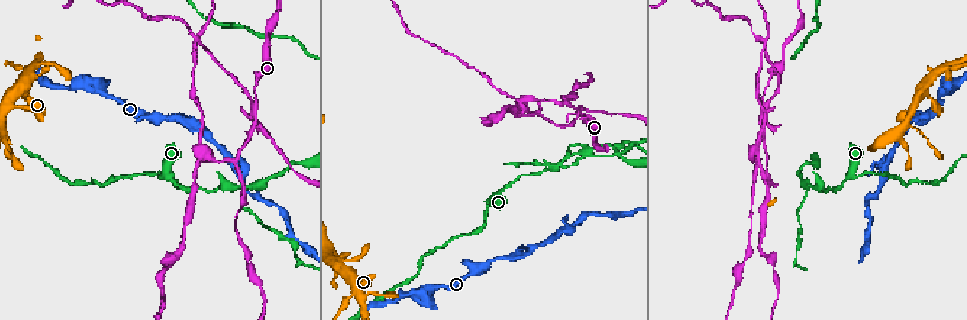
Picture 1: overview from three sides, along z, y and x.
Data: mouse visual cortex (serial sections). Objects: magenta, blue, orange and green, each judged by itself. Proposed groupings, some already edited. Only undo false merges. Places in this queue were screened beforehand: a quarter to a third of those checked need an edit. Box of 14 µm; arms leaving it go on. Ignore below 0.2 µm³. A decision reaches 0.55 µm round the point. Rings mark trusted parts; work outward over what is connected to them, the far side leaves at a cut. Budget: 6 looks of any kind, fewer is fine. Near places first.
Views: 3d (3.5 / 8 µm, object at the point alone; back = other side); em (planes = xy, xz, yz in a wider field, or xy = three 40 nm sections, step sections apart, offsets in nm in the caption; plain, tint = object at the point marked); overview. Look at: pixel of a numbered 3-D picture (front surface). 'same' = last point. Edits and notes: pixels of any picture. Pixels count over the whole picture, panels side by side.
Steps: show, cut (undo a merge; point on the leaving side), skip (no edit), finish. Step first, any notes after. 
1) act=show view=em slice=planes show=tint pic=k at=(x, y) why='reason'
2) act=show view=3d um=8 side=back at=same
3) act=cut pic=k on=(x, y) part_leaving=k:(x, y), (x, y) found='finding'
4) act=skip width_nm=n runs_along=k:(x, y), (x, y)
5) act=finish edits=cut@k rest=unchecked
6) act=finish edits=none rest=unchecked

act=show view=3d um=8 pic=1 at=(606, 213) why='a narrow waist'

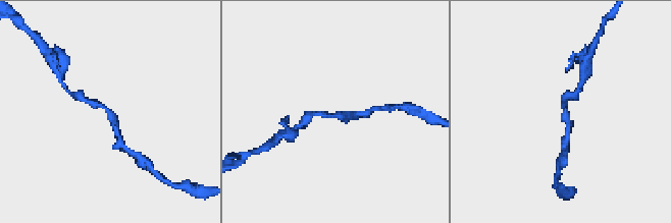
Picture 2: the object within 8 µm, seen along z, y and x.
act=show view=em slice=xy step=1 show=tint pic=2 at=(102, 105)

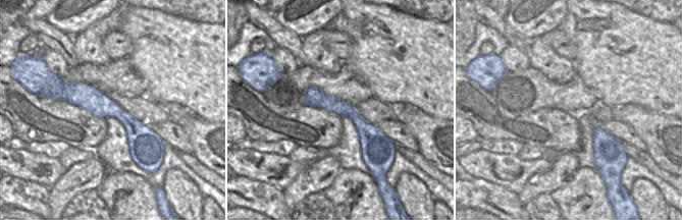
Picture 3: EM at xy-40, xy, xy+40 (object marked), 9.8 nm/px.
act=skip runs_along=3:(60, 95), (86, 96), (155, 138) found='one cell here'

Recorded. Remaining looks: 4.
act=show view=em slice=xy step=3 show=tint pic=1 at=(160, 177) why='sharp bend'

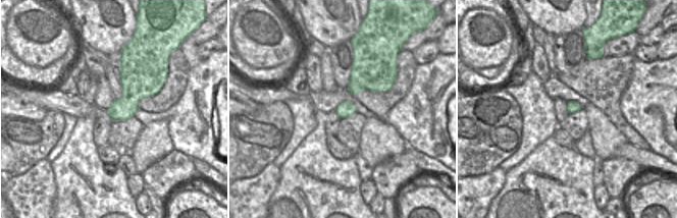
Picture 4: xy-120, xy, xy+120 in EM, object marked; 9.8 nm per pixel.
act=show view=3d um=3.5 at=same why='wider look'

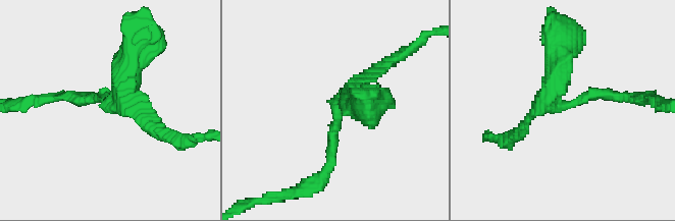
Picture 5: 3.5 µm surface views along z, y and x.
act=skip arm_widths_nm=150,200,400 runs_along=5:(358, 102), (336, 104), (320, 177) found='continuous, no second cell'

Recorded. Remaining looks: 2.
act=show view=3d um=3.5 pic=1 at=(808, 185) why='branch point'

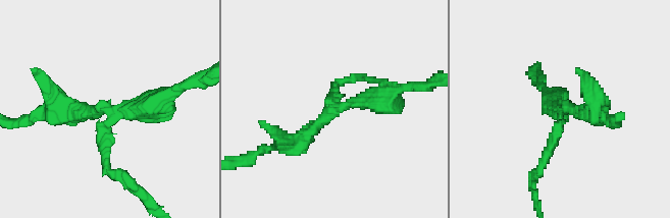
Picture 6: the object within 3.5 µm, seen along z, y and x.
act=show view=em slice=xy step=5 show=tint pic=6 at=(564, 110) arms=3 arm_widths_nm=150,300,350 why='now the EM'

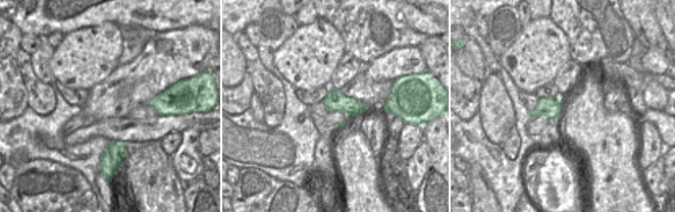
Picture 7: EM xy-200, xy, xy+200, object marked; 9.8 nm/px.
act=cut pic=6 on=(103, 146) part_leaving=6:(108, 115), (105, 166), (140, 191) found='two cells meet here'

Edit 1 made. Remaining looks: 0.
act=finish edits=cut@6 rest=unchecked

